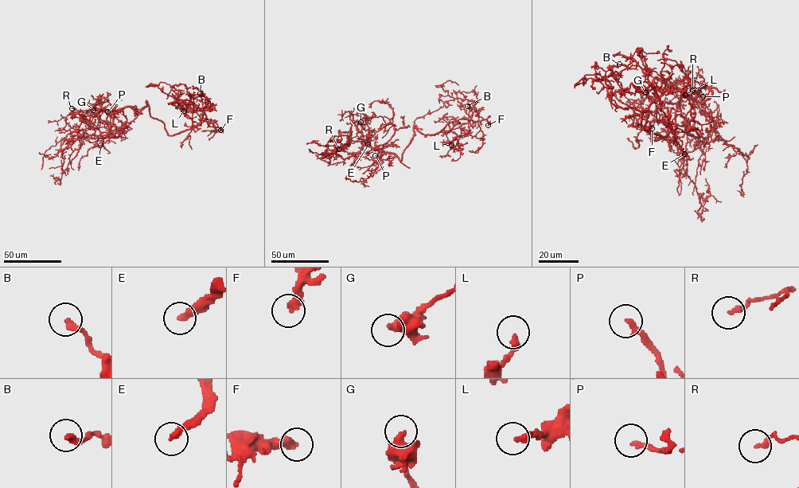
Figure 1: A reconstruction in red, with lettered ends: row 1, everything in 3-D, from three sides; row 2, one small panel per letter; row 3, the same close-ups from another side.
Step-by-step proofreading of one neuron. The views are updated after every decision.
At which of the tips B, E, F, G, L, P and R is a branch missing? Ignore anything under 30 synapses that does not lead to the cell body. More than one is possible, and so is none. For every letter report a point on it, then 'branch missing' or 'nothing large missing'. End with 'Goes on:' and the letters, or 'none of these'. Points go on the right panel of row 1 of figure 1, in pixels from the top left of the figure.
B: at (619, 64); nothing large missing
E: at (684, 154); branch missing
F: at (652, 128); nothing large missing
G: at (645, 92); branch missing
L: at (685, 95); nothing large missing
P: at (703, 96); nothing large missing
R: at (692, 90); nothing large missing
Goes on: E, G

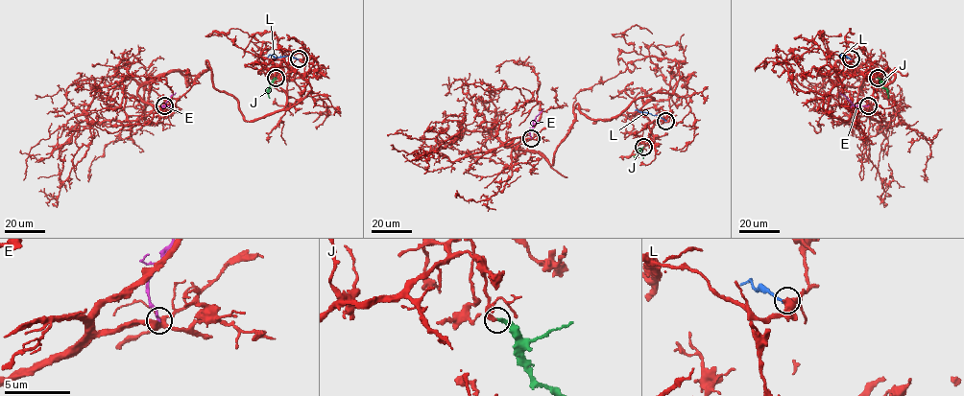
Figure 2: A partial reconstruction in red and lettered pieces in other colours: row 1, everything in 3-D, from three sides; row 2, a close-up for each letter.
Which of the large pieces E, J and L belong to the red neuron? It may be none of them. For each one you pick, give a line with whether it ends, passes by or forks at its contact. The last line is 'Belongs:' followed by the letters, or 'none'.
J: it ends there
Belongs: J

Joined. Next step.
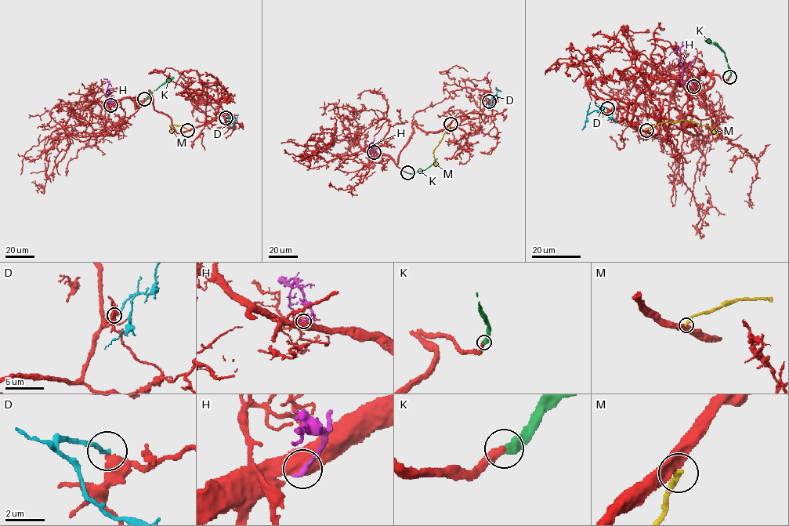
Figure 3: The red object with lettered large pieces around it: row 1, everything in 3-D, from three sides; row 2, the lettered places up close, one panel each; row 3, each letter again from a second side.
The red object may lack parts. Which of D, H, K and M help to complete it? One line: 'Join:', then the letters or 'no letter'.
Join: K

